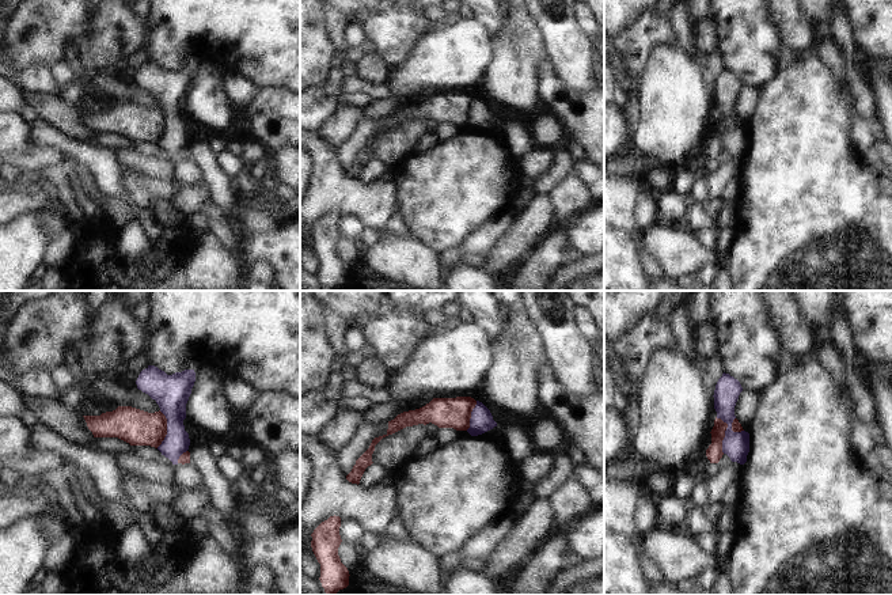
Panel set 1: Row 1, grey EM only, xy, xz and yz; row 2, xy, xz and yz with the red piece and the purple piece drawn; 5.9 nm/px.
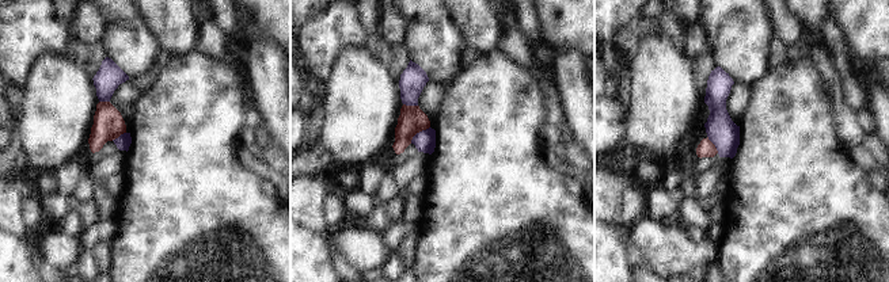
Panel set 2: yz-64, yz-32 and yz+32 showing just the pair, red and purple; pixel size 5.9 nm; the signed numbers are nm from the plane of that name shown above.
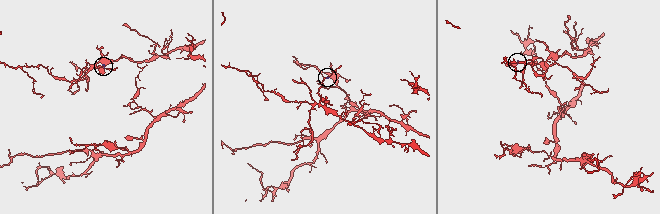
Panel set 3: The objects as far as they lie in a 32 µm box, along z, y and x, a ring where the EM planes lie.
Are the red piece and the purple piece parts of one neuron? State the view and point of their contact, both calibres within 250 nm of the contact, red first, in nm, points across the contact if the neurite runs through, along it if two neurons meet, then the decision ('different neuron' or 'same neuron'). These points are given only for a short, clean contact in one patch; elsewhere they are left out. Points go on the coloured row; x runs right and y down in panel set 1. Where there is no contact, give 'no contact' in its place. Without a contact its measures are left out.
yz (724, 434) | 100/160 nm | along yz (716, 417), (720, 417), (727, 424), (722, 440), (724, 453) | different neuron

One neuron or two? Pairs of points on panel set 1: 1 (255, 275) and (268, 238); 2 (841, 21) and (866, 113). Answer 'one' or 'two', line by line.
1: two
2: one

